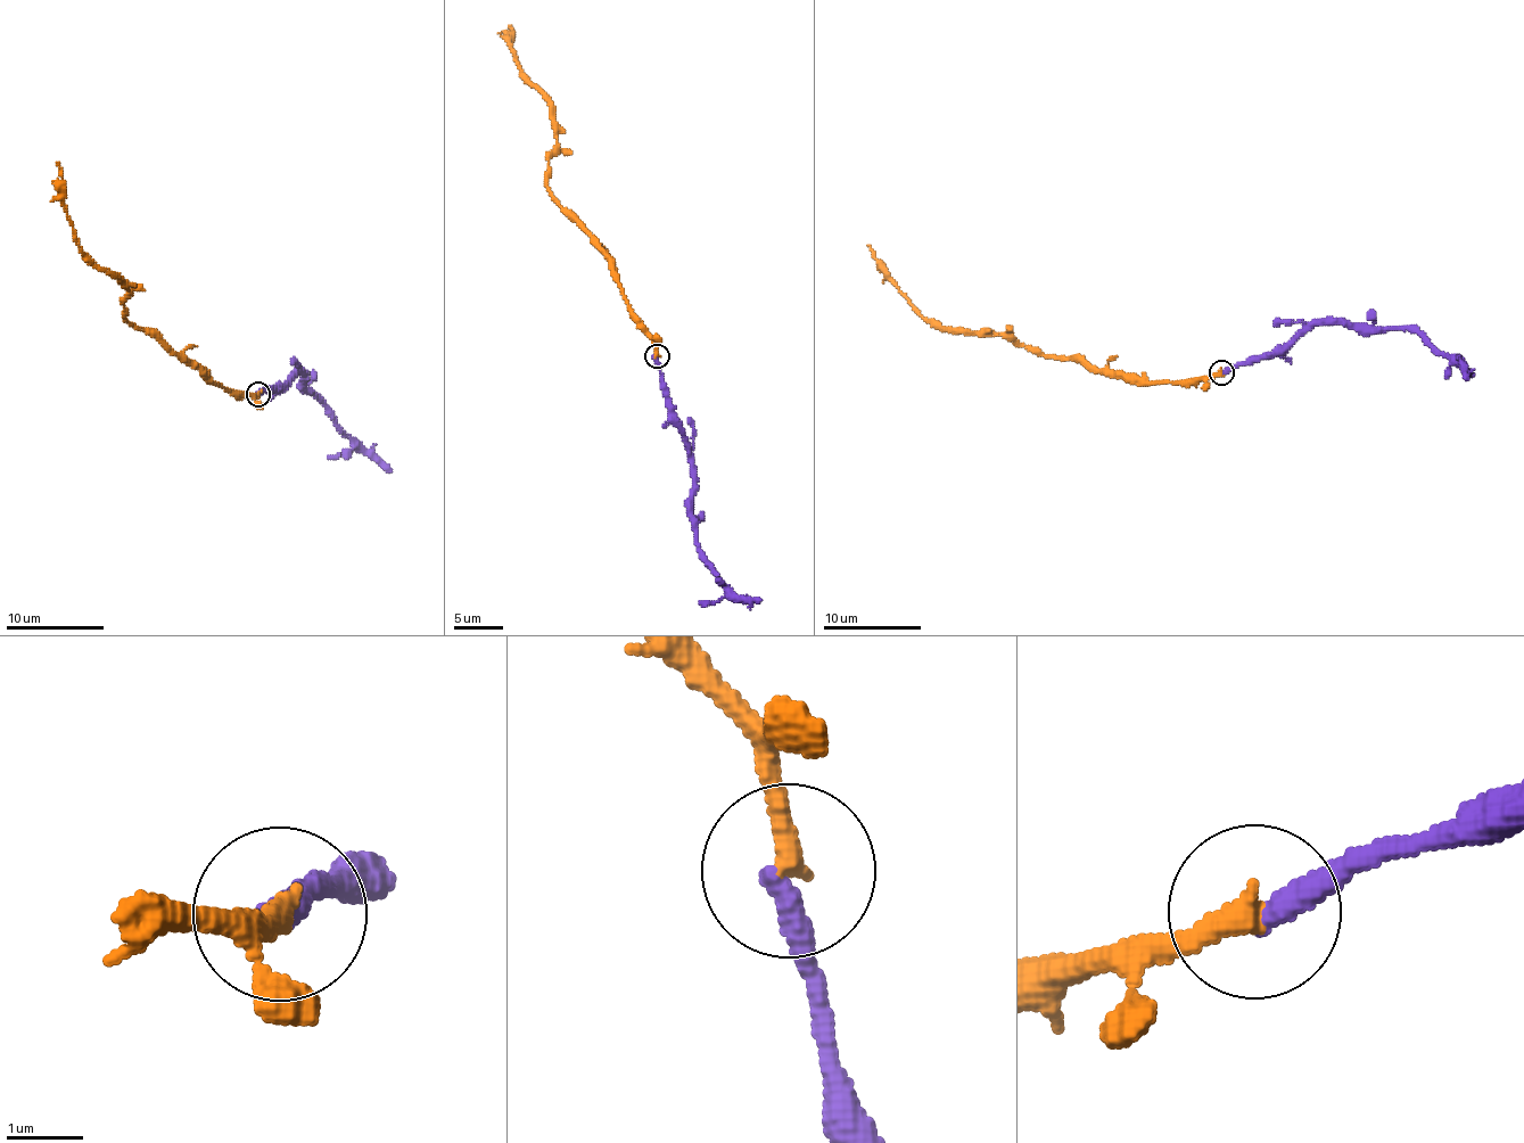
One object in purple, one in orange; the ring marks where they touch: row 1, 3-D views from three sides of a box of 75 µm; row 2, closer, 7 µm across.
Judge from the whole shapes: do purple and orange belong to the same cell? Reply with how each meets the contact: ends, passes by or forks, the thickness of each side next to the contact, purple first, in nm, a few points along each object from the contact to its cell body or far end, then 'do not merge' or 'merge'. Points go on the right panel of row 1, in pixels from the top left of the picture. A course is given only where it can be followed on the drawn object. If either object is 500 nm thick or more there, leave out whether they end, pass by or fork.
purple ends there; orange ends there; 340 nm thick on the purple side, 320 nm on the other; purple runs (1221, 373), (1240, 364), (1283, 355), (1315, 325), (1416, 330), (1460, 367), (1465, 379); orange runs (1220, 372), (1161, 383), (1126, 381), (1005, 337), (944, 330), (920, 313), (867, 246); merge

